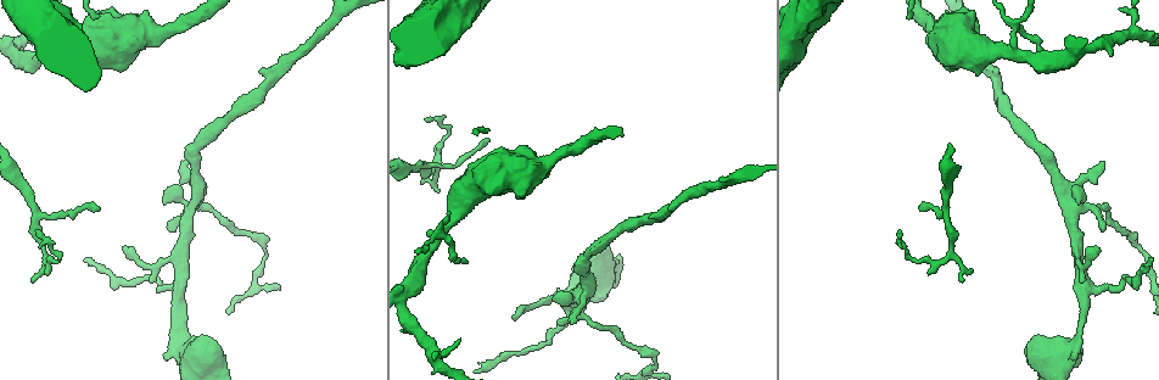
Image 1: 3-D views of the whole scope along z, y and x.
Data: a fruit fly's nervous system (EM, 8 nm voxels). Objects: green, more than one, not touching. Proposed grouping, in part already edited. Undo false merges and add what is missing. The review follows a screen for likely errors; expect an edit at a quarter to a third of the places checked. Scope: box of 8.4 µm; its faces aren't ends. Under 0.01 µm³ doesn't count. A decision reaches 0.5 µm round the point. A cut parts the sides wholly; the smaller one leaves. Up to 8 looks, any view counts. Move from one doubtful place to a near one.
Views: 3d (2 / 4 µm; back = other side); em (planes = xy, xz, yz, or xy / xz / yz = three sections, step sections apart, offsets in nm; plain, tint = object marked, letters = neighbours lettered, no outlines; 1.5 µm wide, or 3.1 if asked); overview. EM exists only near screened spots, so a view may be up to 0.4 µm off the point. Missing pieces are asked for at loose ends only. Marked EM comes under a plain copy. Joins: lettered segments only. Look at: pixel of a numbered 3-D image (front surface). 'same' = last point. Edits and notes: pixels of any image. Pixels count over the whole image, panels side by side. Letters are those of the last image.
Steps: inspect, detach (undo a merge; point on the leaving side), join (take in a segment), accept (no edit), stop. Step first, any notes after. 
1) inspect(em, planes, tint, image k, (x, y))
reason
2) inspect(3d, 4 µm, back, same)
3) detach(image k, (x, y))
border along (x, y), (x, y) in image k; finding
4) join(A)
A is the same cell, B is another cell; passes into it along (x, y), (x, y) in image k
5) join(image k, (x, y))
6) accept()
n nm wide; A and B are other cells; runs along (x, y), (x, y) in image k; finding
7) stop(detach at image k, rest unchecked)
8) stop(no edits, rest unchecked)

inspect(em, planes, letters, image 1, (1013, 56))
calibre changes

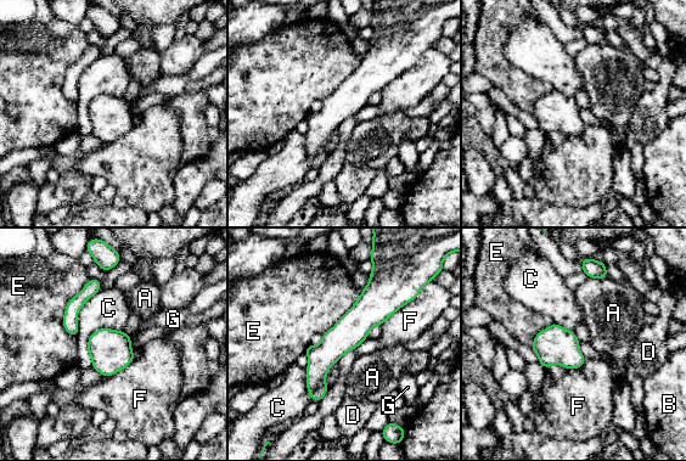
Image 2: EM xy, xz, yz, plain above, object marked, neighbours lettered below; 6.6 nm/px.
accept()
200 nm wide; E touches over 400 nm; A, B, C, D, E, F and G are other cells; continuous, no second neuron

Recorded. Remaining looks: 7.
inspect(3d, 4 µm, image 1, (434, 172))
abrupt turn

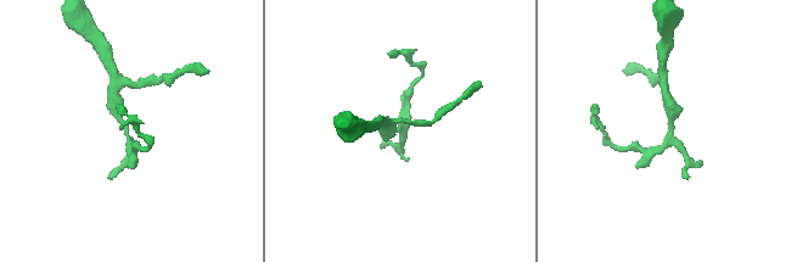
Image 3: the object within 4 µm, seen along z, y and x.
inspect(em, yz, step 4, tint, image 3, (132, 142))

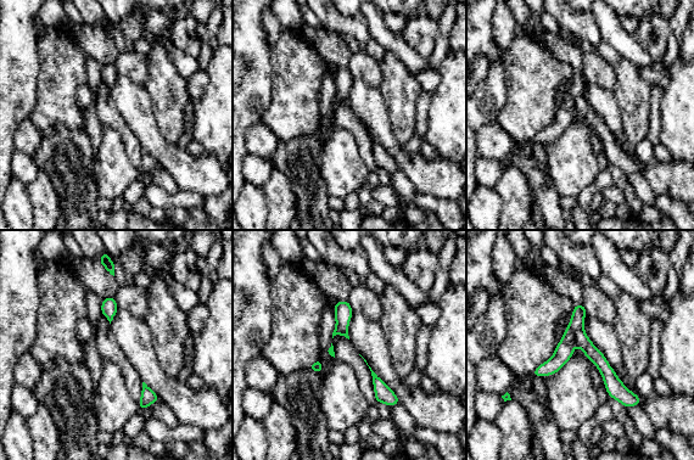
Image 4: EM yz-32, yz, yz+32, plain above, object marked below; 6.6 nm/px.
inspect(em, planes, letters, same)

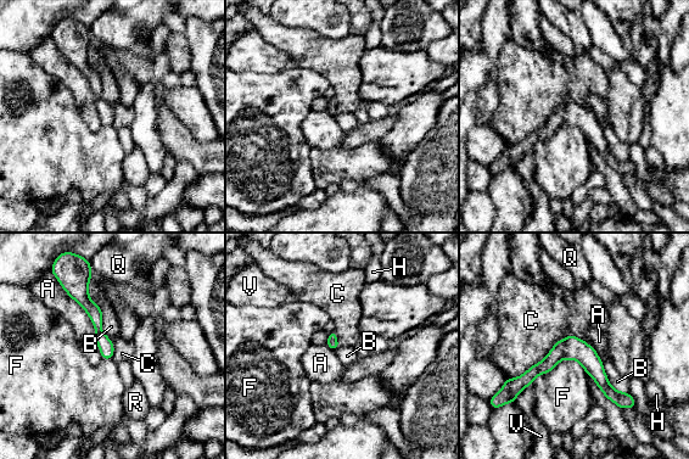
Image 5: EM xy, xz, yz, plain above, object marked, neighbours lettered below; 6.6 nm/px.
accept()
A, B, C, F, H, Q, R and V are other cells; border along (571, 334), (525, 371), (507, 378) in image 5; all the same neuron

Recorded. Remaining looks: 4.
inspect(em, planes, letters, image 1, (1074, 356))
free end

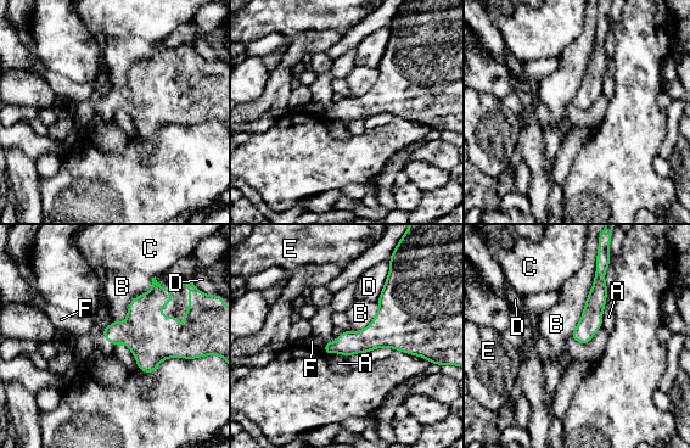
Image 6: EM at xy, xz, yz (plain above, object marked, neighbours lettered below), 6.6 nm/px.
accept()
A, B, C, D, E and F are other cells; no lettered segment goes on from it

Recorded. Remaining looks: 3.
stop(no edits, rest unchecked)

